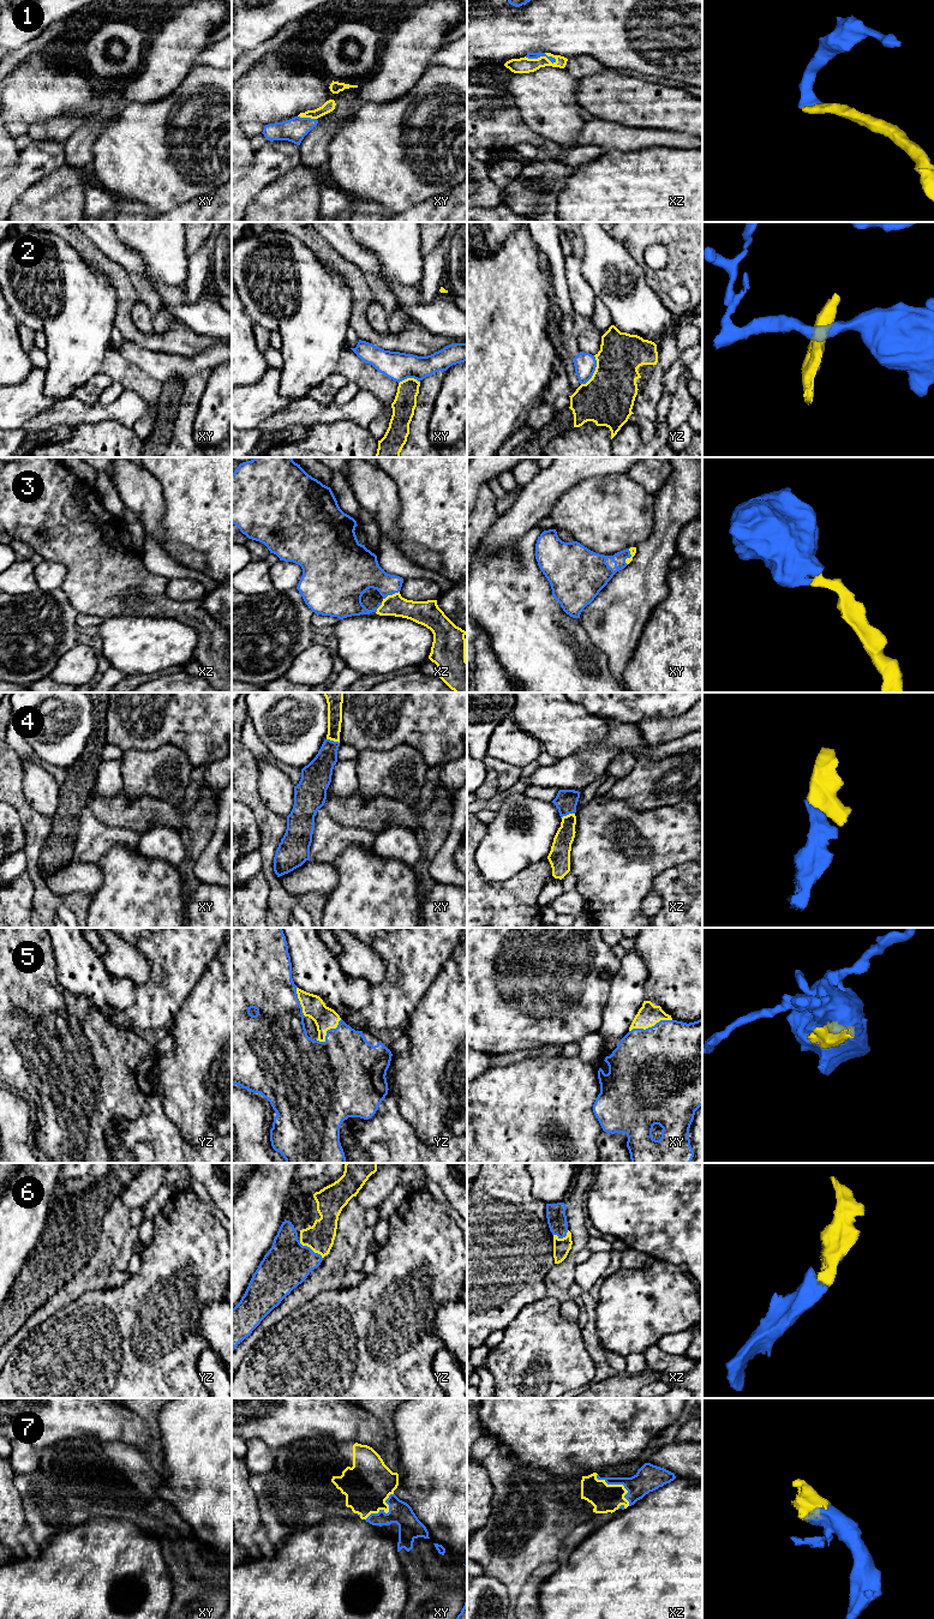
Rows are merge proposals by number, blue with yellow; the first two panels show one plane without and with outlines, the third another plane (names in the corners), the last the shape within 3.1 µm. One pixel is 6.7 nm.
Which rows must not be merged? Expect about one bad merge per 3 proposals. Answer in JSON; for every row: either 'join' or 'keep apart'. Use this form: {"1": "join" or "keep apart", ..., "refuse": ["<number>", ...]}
{"1": "join", "2": "keep apart", "3": "join", "4": "join", "5": "join", "6": "join", "7": "join", "refuse": ["2"]}

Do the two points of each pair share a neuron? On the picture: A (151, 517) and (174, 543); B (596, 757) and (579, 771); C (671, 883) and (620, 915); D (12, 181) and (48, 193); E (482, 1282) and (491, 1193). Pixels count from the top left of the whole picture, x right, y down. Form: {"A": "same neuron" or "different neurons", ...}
{"A": "different neurons", "B": "same neuron", "C": "different neurons", "D": "different neurons", "E": "same neuron"}

